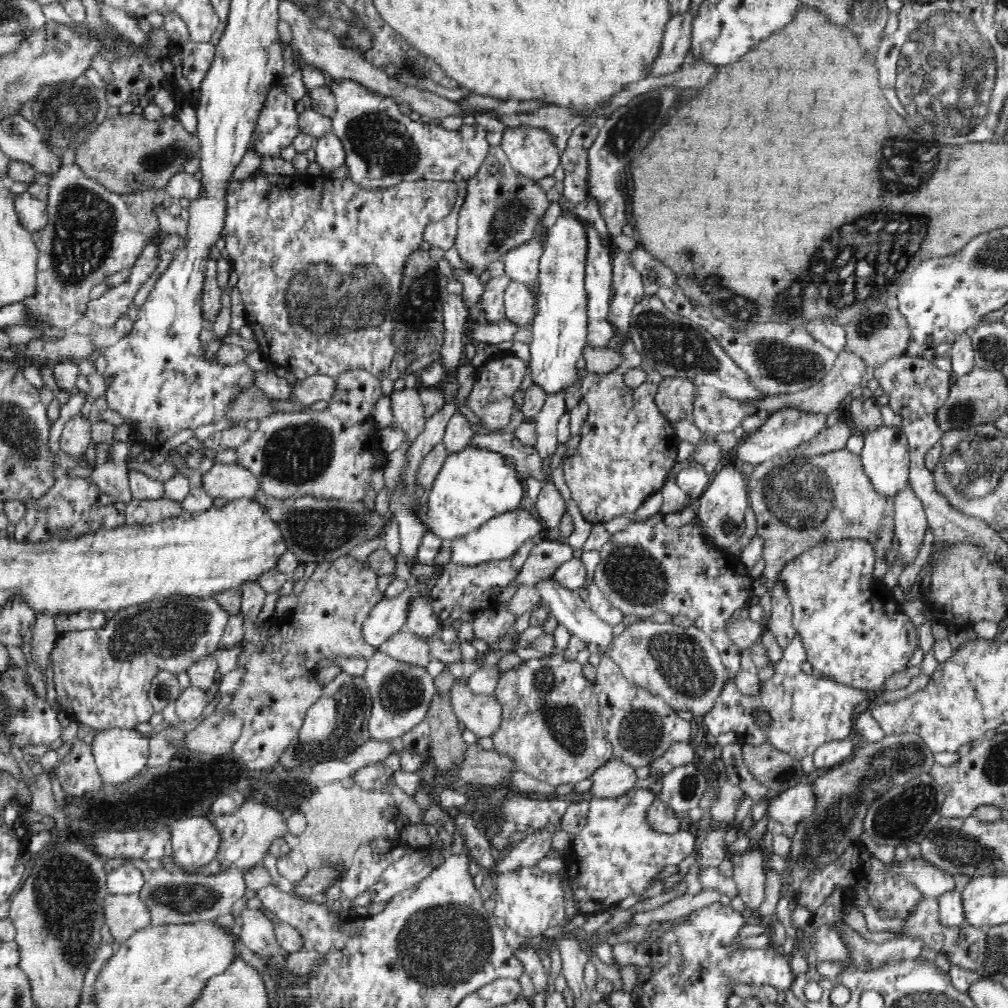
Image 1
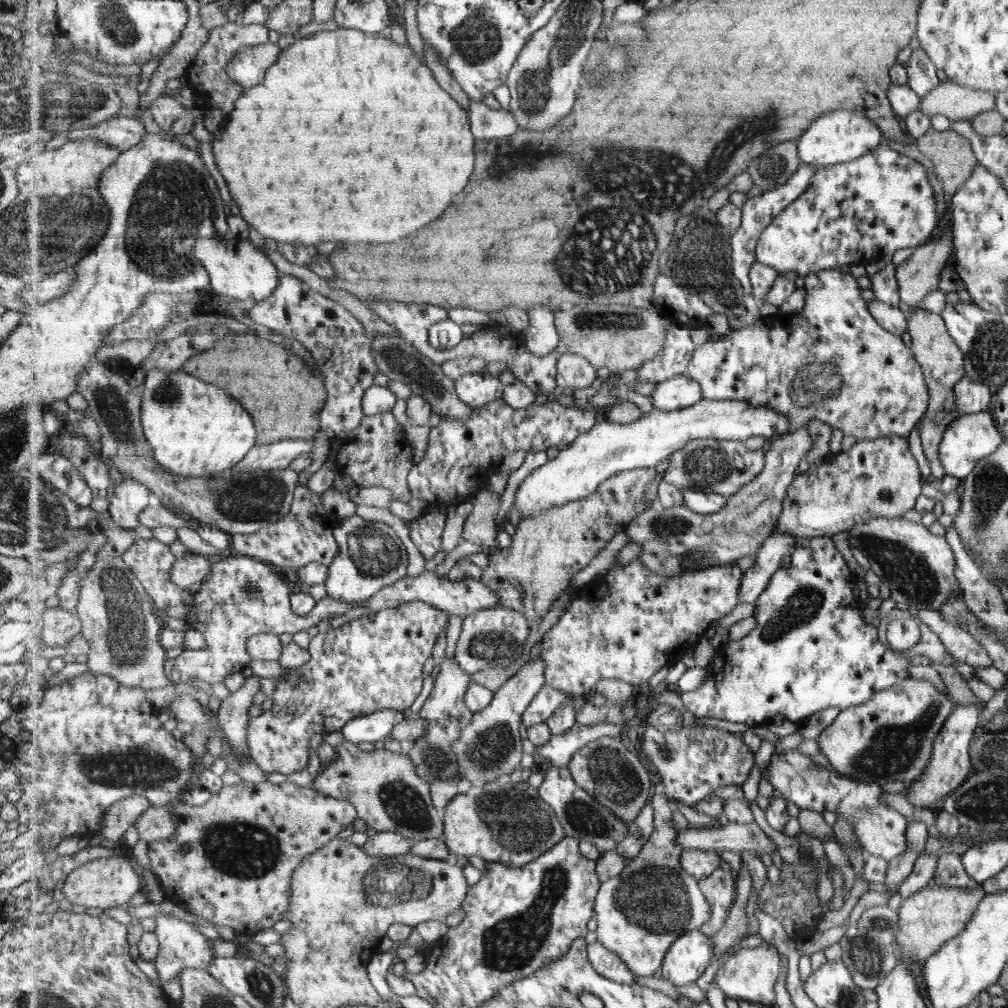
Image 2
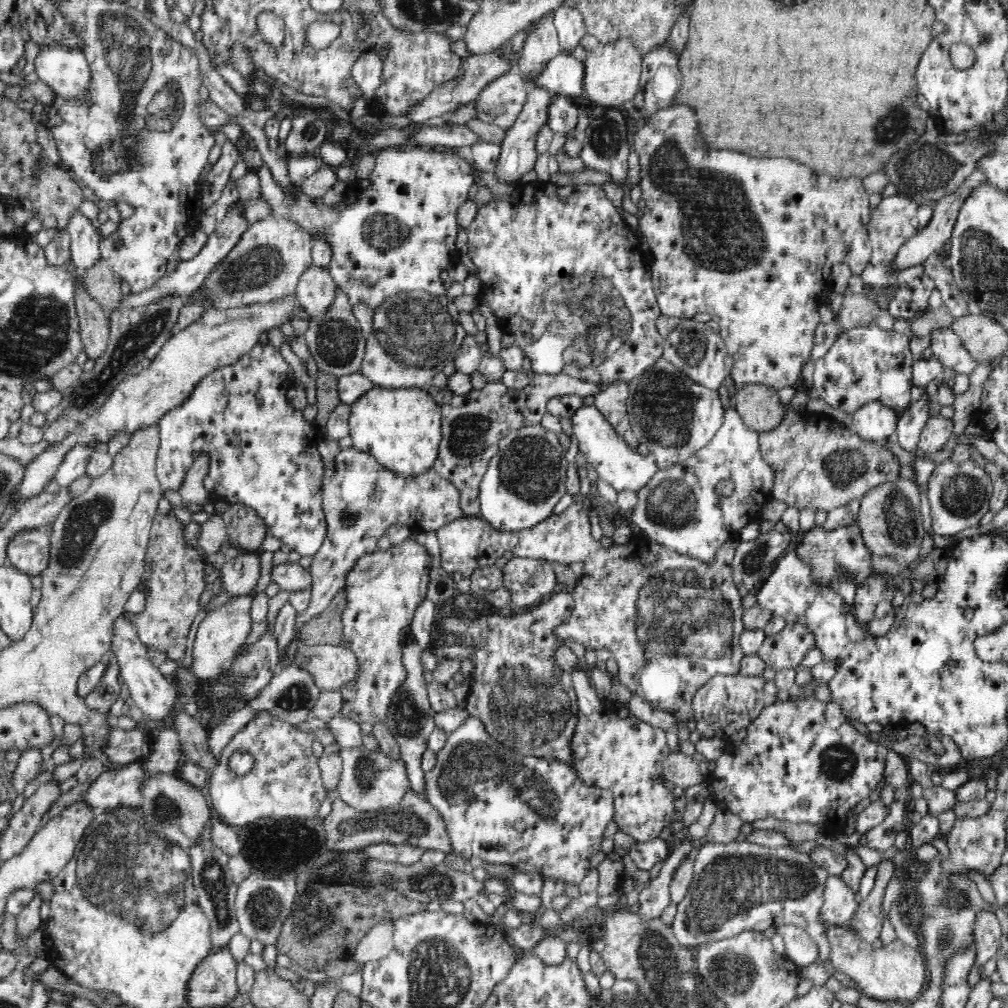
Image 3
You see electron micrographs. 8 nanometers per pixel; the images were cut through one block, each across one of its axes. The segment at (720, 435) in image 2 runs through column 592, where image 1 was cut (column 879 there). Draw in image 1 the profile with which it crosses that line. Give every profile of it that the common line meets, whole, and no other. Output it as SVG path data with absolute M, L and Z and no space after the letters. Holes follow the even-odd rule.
M884 426L864 435L860 459L865 476L878 494L894 499L909 484L909 446L900 426Z

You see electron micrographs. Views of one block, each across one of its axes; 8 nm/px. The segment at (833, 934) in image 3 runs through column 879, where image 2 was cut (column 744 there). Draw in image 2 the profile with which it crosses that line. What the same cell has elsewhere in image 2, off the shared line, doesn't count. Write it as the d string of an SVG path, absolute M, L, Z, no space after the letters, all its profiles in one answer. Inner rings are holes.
M763 940L757 947L741 948L730 955L716 970L712 983L719 983L721 990L729 998L755 1001L765 1007L771 1007L775 1002L775 984L779 972L781 972L781 954L773 943Z

